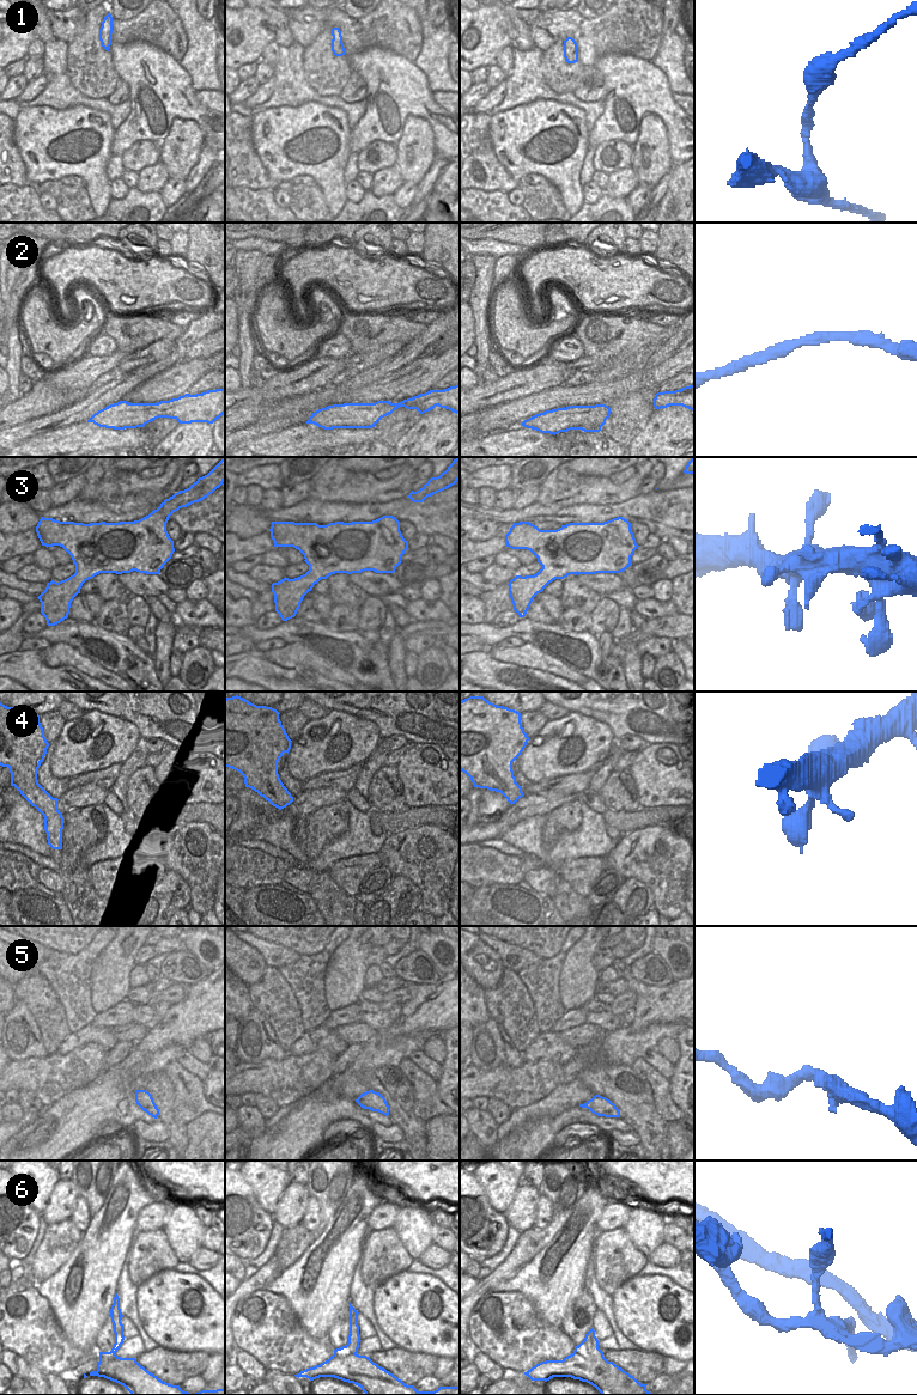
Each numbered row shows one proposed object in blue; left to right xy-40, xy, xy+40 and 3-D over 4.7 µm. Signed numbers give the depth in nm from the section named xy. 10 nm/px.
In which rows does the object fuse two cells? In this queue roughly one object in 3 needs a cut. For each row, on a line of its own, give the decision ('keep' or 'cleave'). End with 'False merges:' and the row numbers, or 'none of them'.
1: keep
2: keep
3: keep
4: keep
5: keep
6: cleave
False merges: 6

